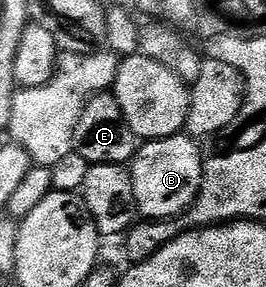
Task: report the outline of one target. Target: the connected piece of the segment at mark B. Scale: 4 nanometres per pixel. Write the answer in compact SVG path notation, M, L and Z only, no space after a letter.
M188 133L146 141L131 163L137 213L145 220L179 218L197 199L203 180L203 150Z

